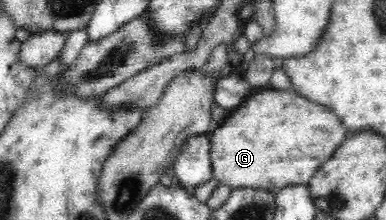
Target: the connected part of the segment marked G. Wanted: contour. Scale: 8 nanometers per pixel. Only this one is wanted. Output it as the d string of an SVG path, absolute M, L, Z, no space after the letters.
M268 87L250 96L230 118L222 122L216 132L208 134L212 178L218 179L218 184L228 185L231 190L255 187L280 192L286 186L307 184L318 168L332 158L338 146L350 135L338 115L320 104L314 104L291 89L282 91Z

